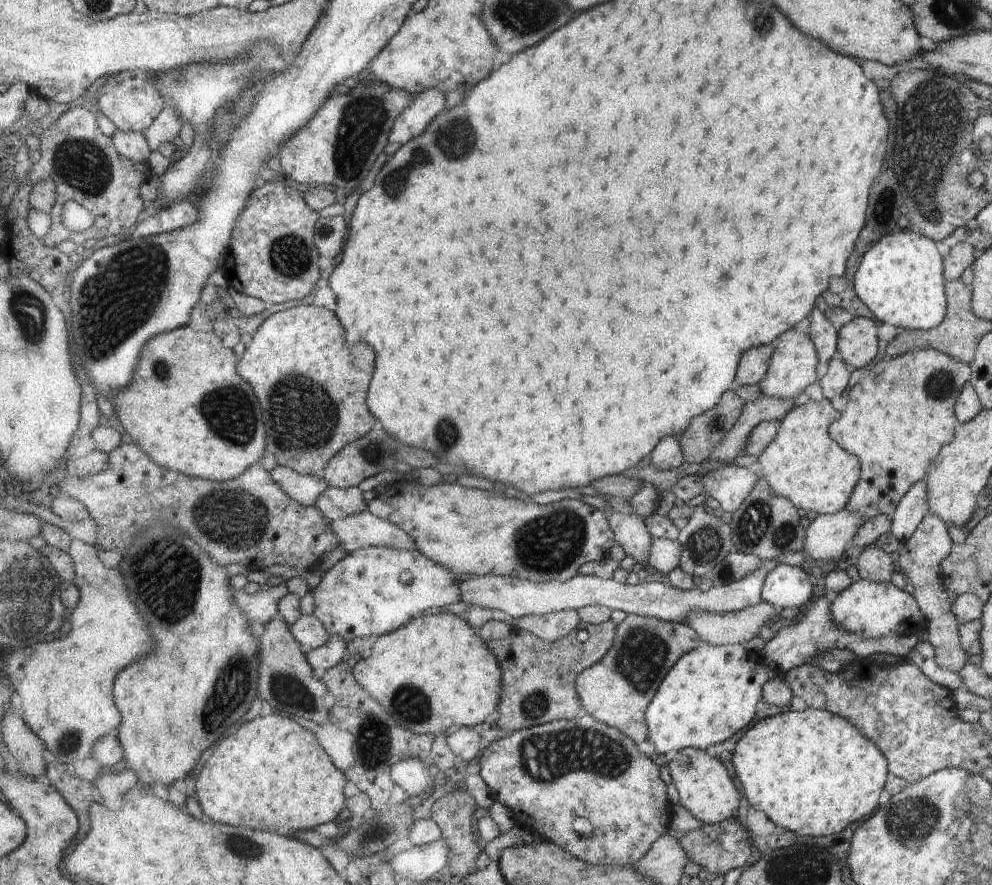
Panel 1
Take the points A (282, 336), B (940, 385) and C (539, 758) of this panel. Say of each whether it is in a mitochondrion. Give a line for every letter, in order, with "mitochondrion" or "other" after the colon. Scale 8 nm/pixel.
A: other
B: mitochondrion
C: mitochondrion

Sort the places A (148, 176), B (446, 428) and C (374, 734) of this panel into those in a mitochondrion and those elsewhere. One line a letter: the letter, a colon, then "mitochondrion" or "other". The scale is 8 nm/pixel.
A: other
B: mitochondrion
C: mitochondrion

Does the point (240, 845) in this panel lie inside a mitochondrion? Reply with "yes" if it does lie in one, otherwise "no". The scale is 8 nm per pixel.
yes

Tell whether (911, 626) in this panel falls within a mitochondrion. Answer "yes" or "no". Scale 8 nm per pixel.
no

